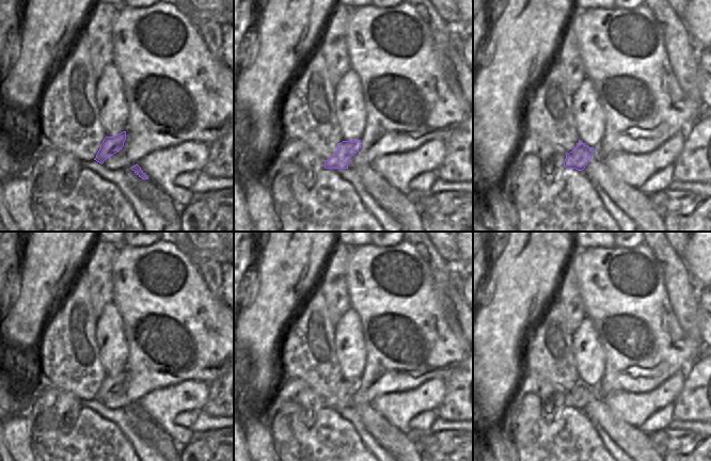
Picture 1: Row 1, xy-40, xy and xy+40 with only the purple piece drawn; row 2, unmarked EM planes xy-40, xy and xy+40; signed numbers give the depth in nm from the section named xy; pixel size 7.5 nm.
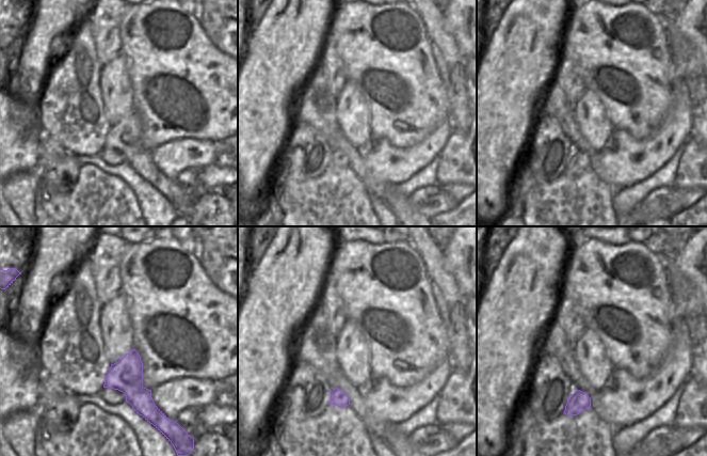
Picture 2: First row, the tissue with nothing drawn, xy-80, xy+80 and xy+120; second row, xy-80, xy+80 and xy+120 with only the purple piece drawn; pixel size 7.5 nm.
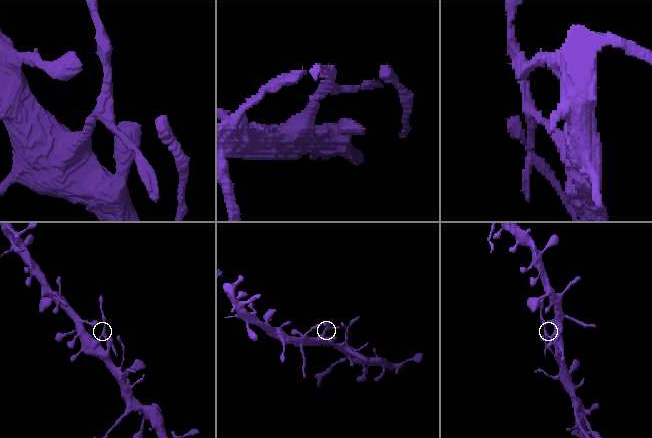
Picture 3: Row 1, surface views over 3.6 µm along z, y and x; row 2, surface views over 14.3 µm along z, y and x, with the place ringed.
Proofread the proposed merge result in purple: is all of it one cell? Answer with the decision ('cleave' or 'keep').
cleave

